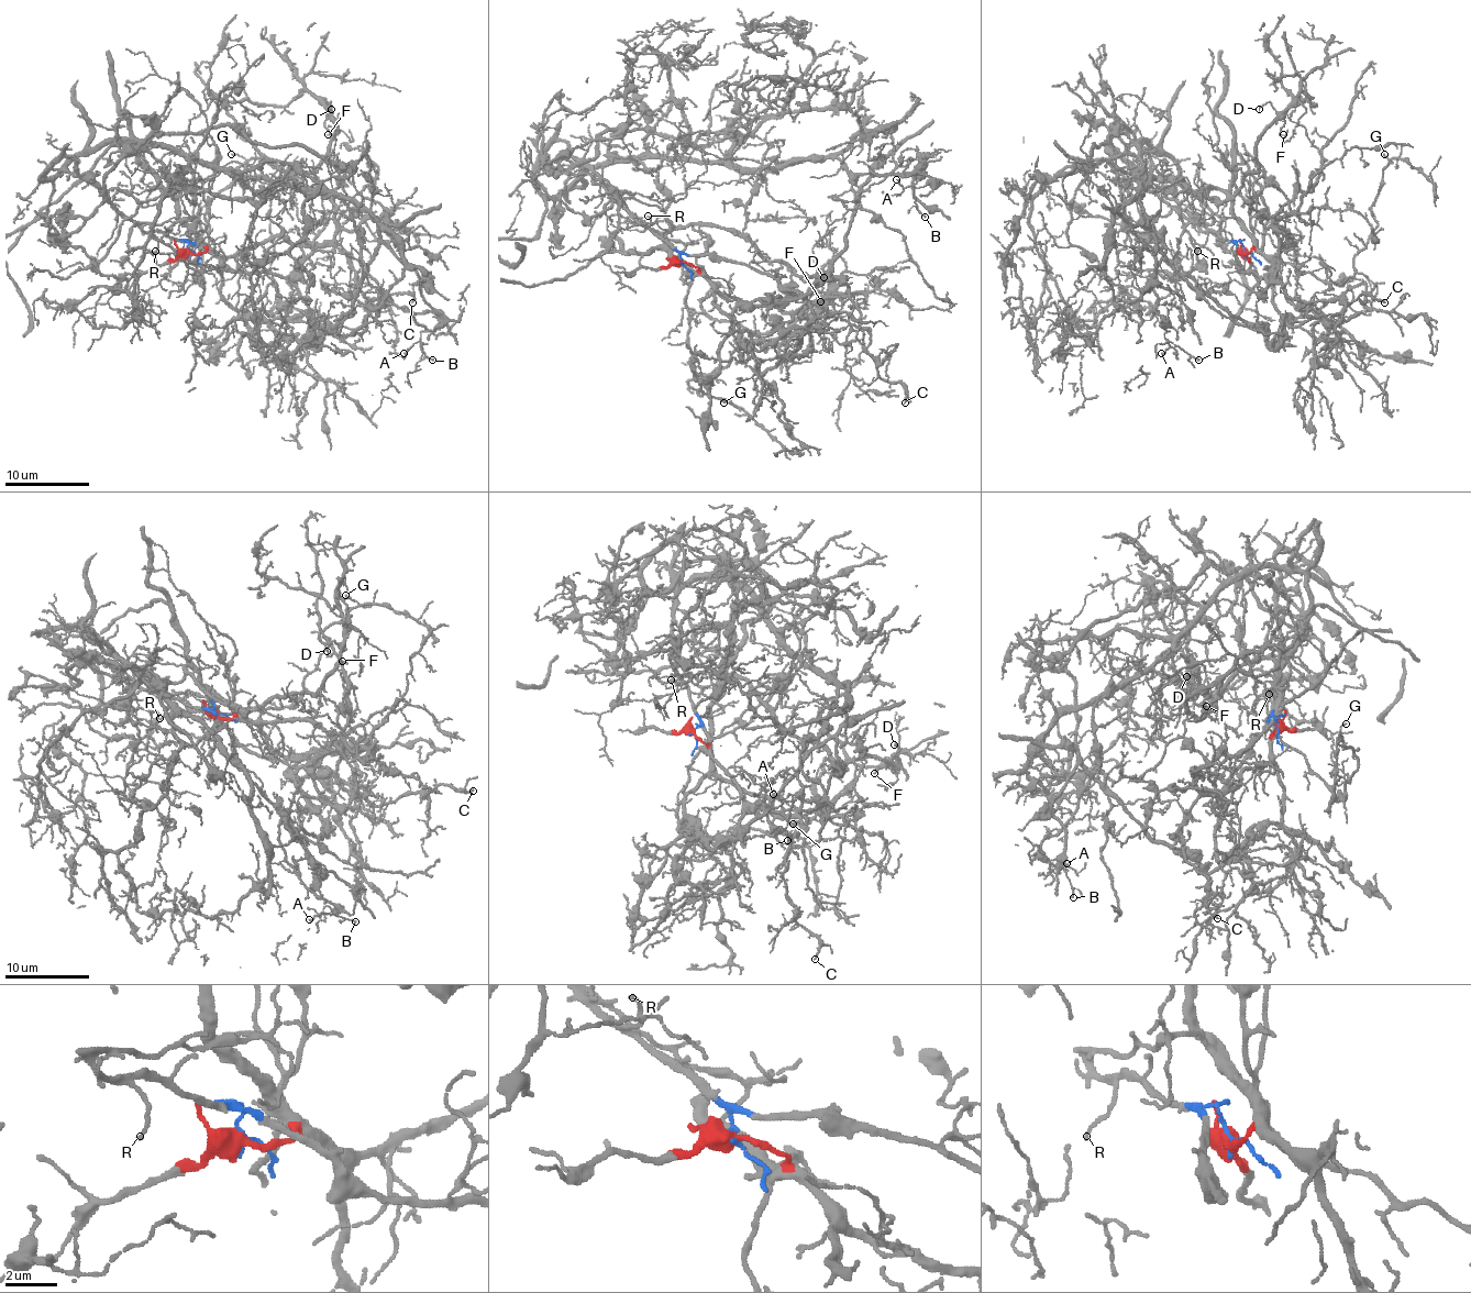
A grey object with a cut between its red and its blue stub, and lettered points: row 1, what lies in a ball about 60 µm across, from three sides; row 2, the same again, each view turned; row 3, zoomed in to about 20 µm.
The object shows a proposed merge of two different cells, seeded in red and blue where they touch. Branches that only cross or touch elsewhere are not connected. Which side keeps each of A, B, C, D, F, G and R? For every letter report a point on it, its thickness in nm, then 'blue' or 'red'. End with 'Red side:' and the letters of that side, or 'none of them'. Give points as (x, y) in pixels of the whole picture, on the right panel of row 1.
A: at (1161, 353); 140 nm thick; blue
B: at (1198, 360); 140 nm thick; blue
C: at (1384, 302); 160 nm thick; red
D: at (1259, 109); 120 nm thick; red
F: at (1283, 134); 80 nm thick; red
G: at (1384, 154); 100 nm thick; red
R: at (1197, 251); 120 nm thick; blue
Red side: C, D, F, G

